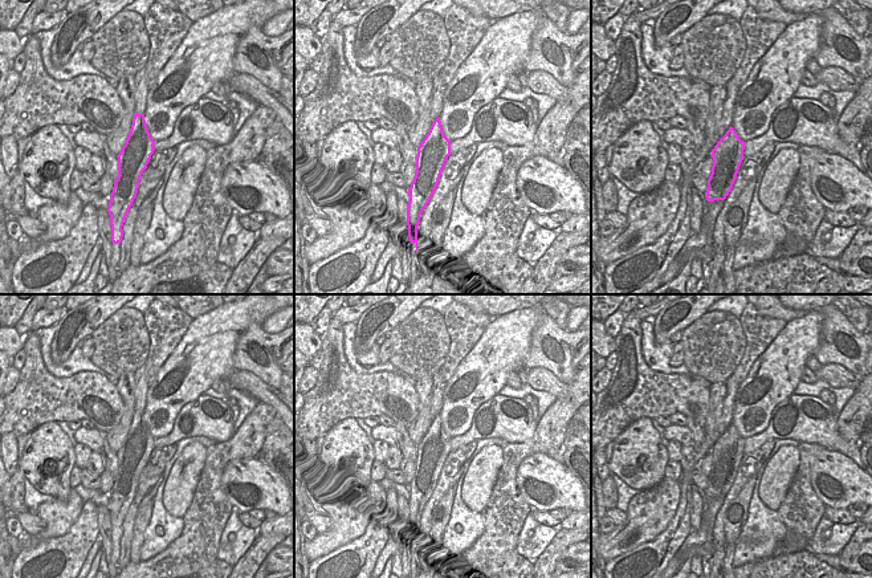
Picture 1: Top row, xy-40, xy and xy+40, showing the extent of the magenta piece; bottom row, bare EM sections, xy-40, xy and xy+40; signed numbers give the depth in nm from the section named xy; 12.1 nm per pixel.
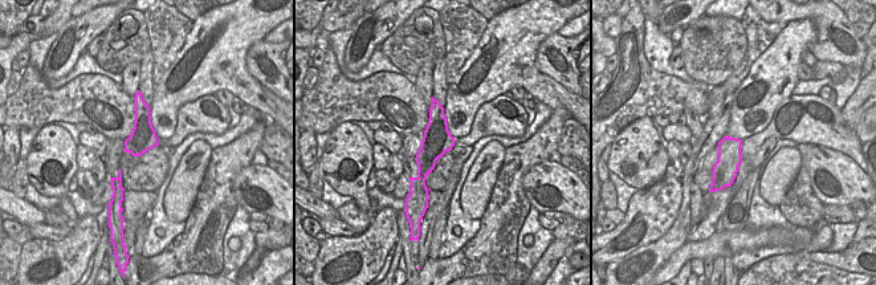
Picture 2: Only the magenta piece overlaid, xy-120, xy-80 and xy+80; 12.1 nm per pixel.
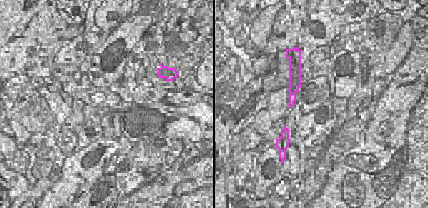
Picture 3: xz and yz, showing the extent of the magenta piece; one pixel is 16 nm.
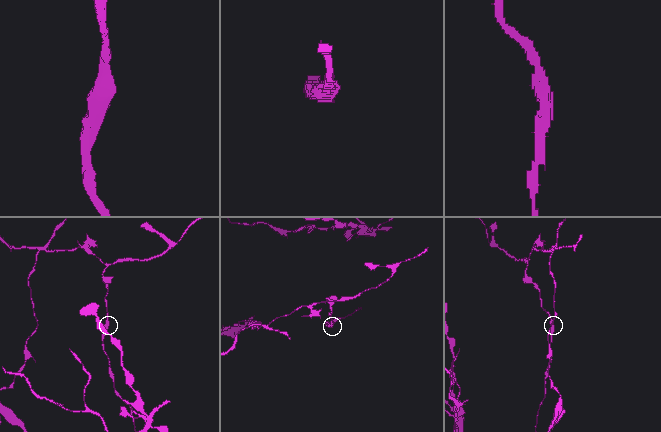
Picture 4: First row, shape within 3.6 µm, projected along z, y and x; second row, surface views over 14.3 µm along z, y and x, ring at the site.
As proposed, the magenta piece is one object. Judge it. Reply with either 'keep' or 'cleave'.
cleave

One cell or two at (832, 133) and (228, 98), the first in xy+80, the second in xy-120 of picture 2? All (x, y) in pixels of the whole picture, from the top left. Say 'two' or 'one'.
two

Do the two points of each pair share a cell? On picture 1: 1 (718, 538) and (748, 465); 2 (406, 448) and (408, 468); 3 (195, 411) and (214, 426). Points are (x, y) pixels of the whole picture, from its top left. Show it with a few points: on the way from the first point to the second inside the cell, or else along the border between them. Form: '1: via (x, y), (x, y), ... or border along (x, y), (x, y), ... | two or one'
1: via (720, 520), (720, 515), (737, 484) | one
2: border along (415, 462), (403, 463) | two
3: via (199, 415), (210, 422) | one

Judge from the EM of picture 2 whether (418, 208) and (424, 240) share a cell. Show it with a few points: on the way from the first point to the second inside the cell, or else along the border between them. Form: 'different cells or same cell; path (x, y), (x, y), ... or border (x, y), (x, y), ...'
different cells; border (427, 207), (420, 223), (420, 236), (418, 240)

